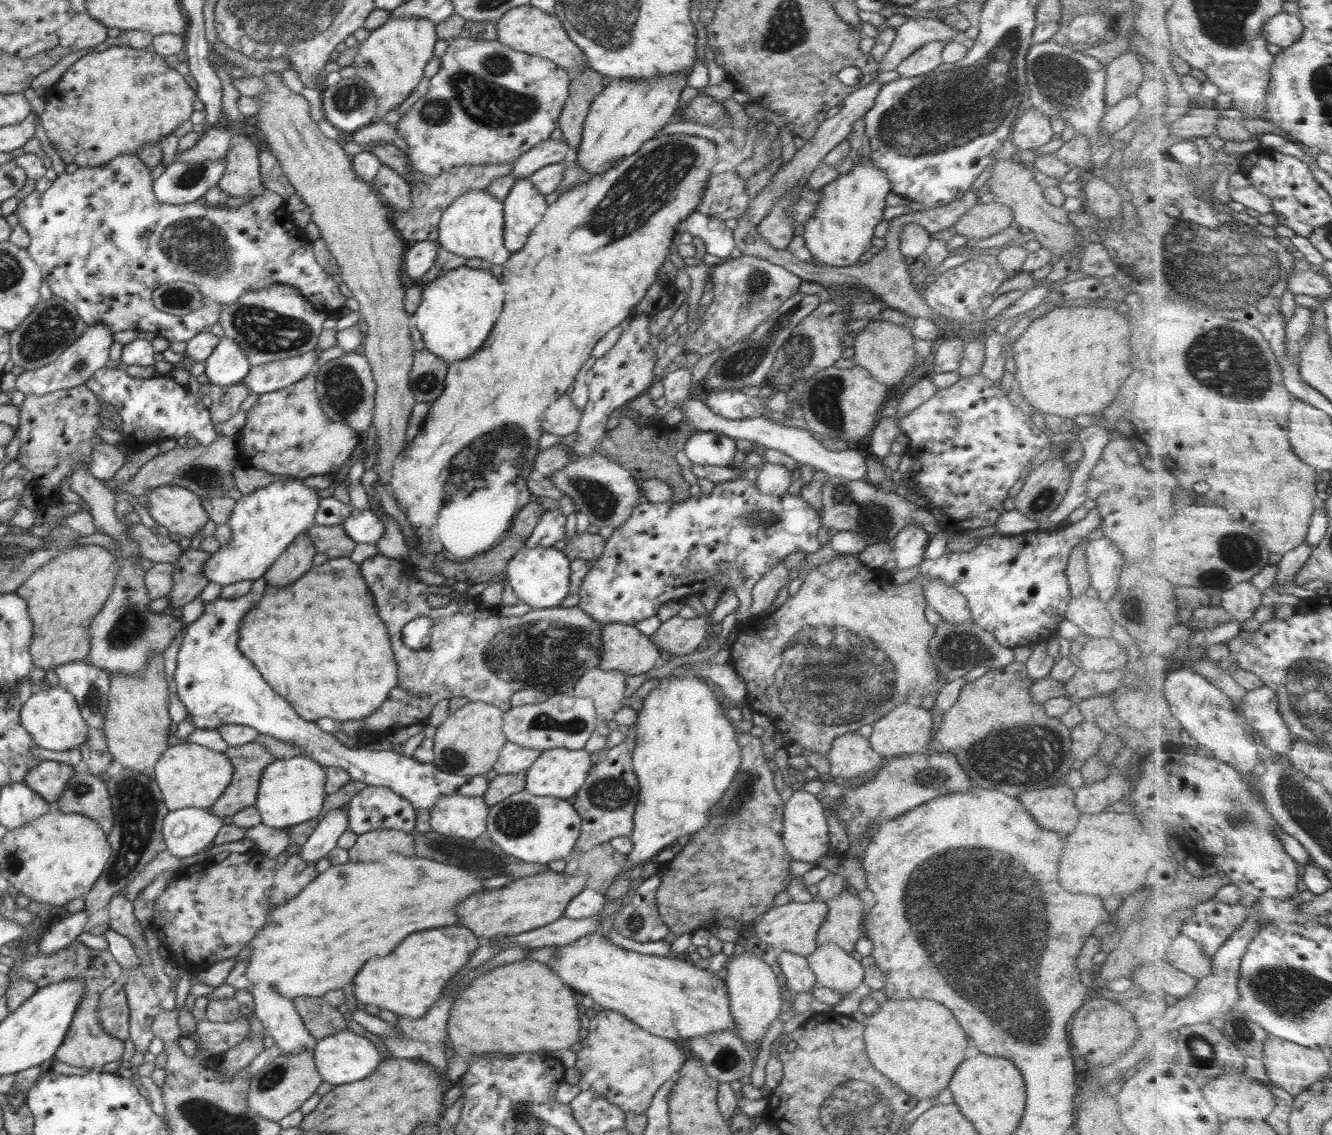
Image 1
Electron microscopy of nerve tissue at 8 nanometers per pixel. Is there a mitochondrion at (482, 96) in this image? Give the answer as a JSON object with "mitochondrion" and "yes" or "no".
{"mitochondrion":"yes"}

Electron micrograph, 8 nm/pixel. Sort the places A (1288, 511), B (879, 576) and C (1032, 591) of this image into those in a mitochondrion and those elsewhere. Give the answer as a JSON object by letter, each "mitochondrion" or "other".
{"A":"other","B":"other","C":"other"}

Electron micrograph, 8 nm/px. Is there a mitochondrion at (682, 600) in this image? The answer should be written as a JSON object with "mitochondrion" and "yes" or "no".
{"mitochondrion":"no"}

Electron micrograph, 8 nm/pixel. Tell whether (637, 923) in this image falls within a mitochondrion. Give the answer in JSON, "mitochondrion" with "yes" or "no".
{"mitochondrion":"yes"}

